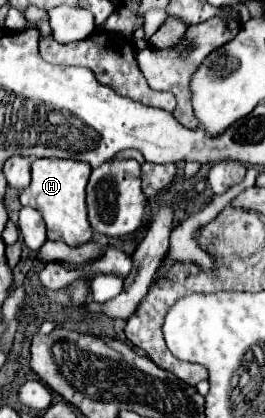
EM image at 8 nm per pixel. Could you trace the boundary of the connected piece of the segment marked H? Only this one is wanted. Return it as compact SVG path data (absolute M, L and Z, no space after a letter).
M35 159L31 165L31 185L19 195L21 205L33 207L41 213L47 225L47 239L65 241L71 247L85 245L93 239L93 229L87 219L85 185L89 181L91 165L71 159Z

